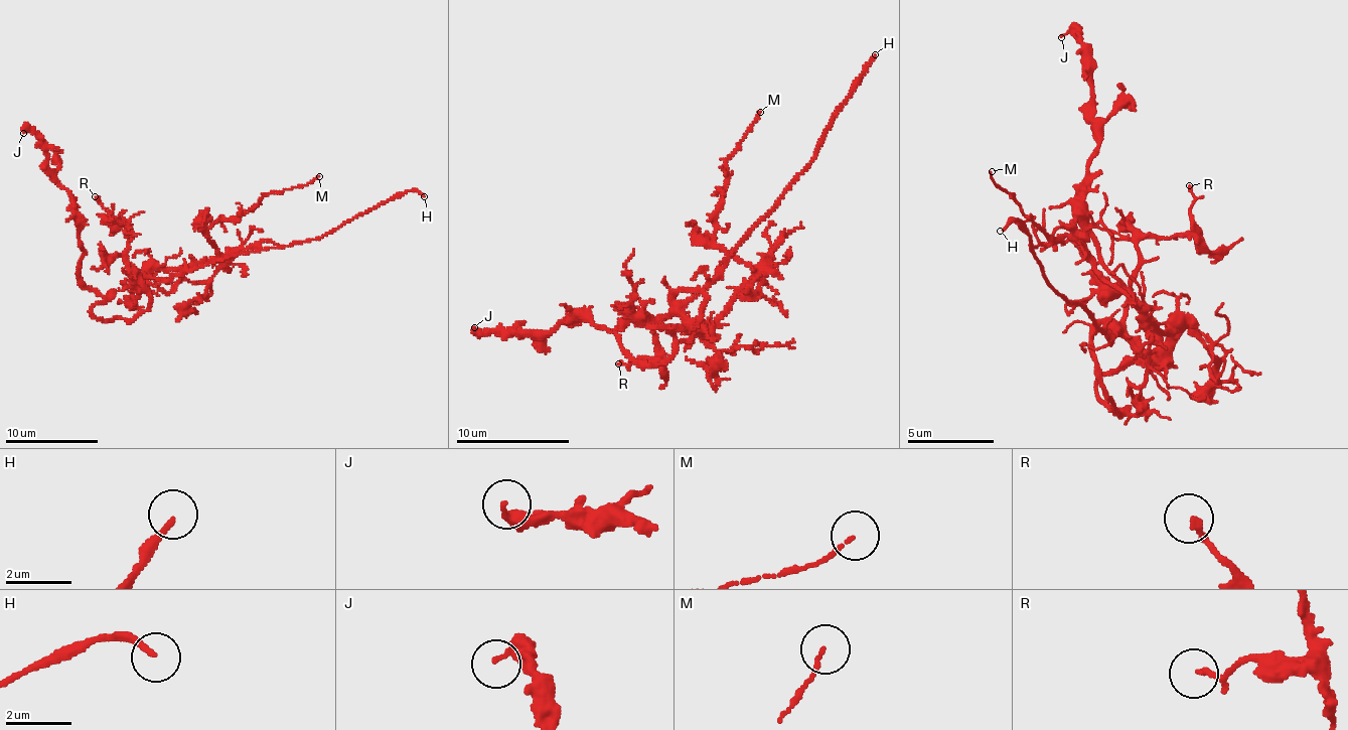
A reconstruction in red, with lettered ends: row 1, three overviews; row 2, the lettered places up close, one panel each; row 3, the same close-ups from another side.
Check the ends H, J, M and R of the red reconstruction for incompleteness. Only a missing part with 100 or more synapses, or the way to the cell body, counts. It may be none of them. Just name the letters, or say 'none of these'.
H

